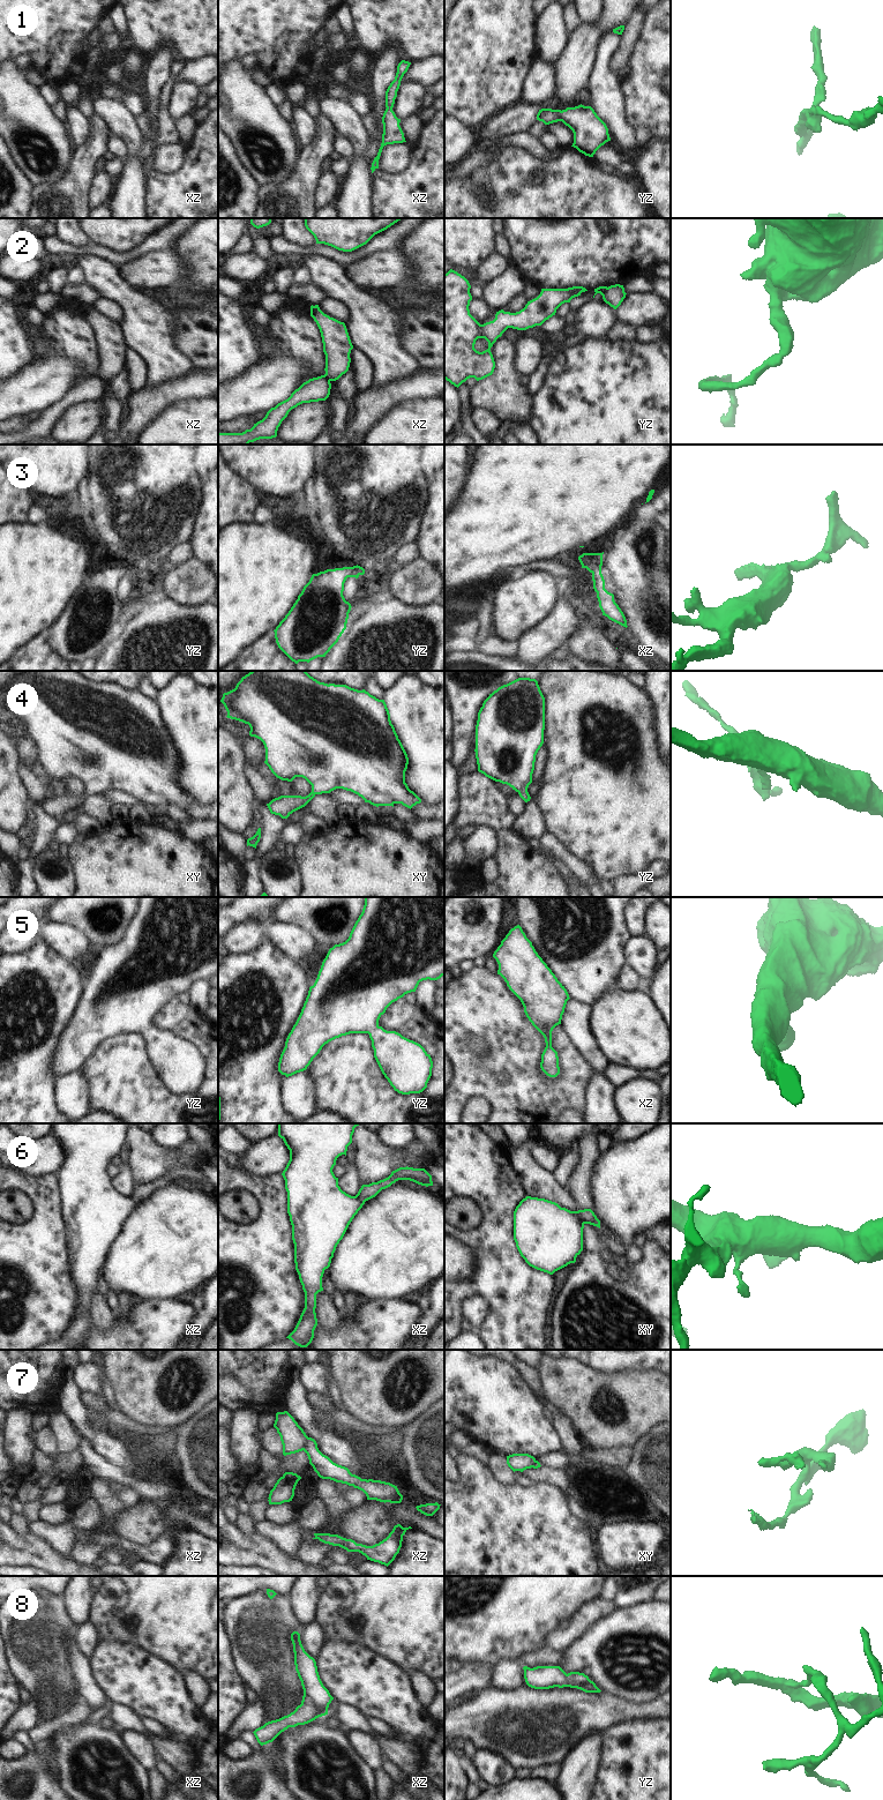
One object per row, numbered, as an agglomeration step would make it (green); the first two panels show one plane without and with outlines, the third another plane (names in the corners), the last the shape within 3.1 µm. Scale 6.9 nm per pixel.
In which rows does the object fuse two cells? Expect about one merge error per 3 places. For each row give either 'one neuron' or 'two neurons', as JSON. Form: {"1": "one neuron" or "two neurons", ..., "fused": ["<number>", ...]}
{"1": "one neuron", "2": "two neurons", "3": "one neuron", "4": "one neuron", "5": "one neuron", "6": "one neuron", "7": "two neurons", "8": "two neurons", "fused": ["2", "7", "8"]}

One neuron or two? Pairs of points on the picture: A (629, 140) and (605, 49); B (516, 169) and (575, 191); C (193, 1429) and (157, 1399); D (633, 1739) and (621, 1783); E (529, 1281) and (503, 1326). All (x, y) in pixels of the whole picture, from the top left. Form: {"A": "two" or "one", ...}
{"A": "one", "B": "one", "C": "two", "D": "one", "E": "one"}

